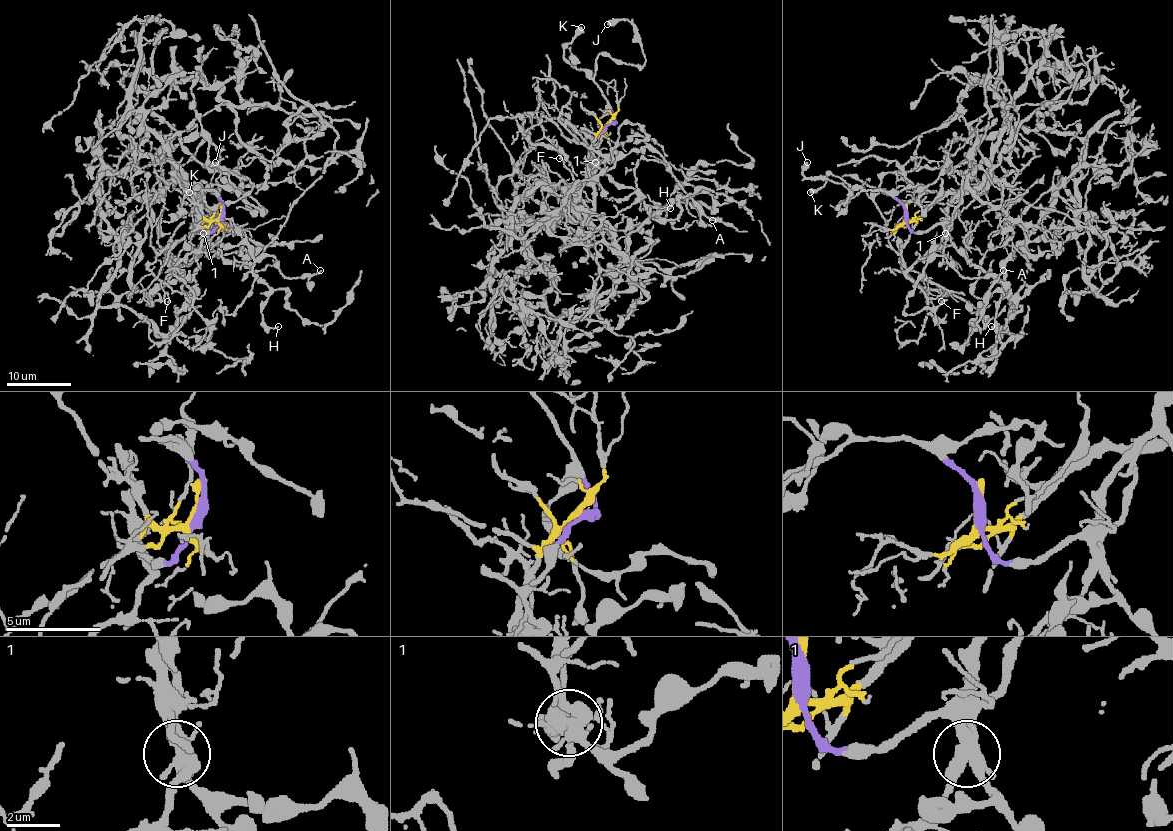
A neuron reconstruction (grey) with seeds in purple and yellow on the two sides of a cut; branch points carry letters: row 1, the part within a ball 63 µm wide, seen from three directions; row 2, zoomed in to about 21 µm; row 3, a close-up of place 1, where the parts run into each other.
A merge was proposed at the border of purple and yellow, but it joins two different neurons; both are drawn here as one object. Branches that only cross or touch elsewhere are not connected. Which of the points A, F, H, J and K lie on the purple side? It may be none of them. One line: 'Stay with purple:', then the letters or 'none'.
Stay with purple: A, H, J, K

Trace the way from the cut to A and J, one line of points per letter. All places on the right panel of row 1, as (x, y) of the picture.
A: (905, 215), (913, 231), (940, 225), (953, 242), (934, 244), (930, 258), (942, 255), (969, 278), (1003, 270)
J: (905, 215), (881, 190), (837, 207), (849, 191), (807, 178), (807, 162)

